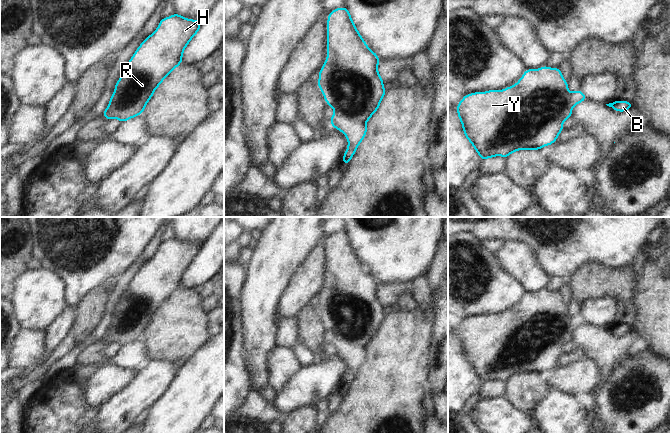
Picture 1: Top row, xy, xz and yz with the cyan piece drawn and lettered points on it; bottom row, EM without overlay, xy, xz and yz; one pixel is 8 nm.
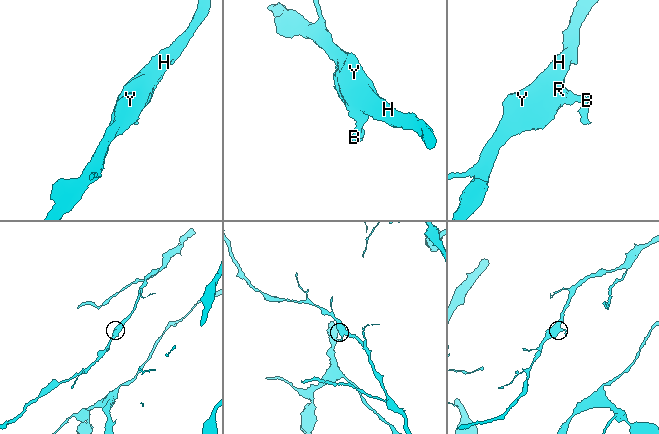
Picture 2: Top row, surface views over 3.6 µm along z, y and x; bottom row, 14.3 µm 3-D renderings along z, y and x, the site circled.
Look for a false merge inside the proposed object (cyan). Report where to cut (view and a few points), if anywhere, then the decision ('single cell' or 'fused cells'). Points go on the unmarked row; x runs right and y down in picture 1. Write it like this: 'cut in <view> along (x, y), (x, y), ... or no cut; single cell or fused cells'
no cut; single cell

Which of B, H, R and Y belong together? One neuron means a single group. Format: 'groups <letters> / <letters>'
groups B H R Y

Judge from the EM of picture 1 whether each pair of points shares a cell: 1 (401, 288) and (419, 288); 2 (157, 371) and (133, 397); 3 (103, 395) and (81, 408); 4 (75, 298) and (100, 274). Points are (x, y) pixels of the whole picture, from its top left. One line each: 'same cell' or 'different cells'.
1: different cells
2: same cell
3: different cells
4: same cell

